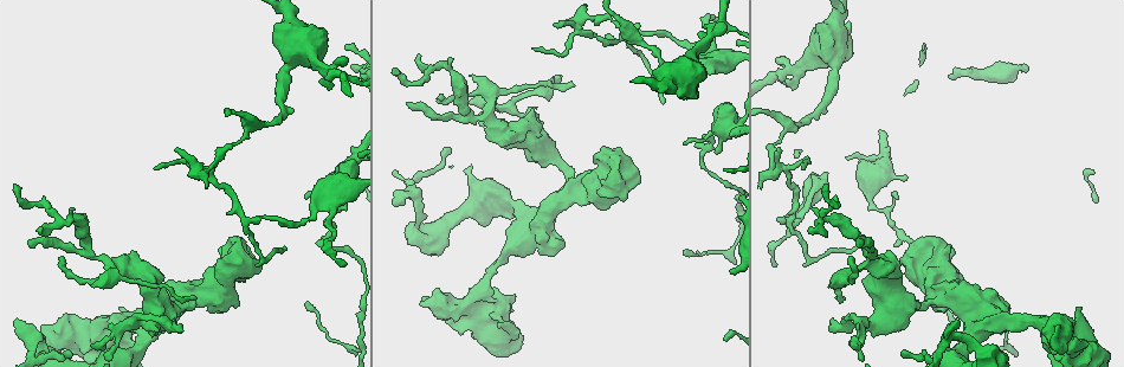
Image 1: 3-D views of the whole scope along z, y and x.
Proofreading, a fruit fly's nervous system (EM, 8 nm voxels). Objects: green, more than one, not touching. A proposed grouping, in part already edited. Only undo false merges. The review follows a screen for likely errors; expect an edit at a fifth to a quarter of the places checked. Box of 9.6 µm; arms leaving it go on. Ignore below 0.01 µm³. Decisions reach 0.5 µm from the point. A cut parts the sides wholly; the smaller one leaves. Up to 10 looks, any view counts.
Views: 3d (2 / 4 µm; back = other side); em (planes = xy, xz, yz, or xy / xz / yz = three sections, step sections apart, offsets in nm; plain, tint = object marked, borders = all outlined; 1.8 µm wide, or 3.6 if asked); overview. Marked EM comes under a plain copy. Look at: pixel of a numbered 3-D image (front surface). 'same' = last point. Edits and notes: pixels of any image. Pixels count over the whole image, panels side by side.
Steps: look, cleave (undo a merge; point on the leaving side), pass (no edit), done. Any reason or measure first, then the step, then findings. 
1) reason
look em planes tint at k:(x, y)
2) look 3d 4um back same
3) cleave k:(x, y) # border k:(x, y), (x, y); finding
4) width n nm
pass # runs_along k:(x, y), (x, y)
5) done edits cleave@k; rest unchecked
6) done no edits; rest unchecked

look 3d 2um at 1:(345, 75)

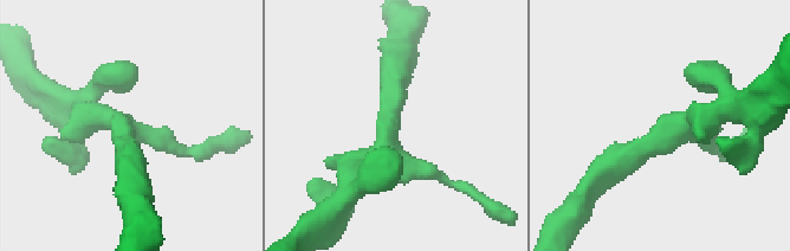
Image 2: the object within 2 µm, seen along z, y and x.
shape alone is not enough
look em planes tint at 2:(126, 128)

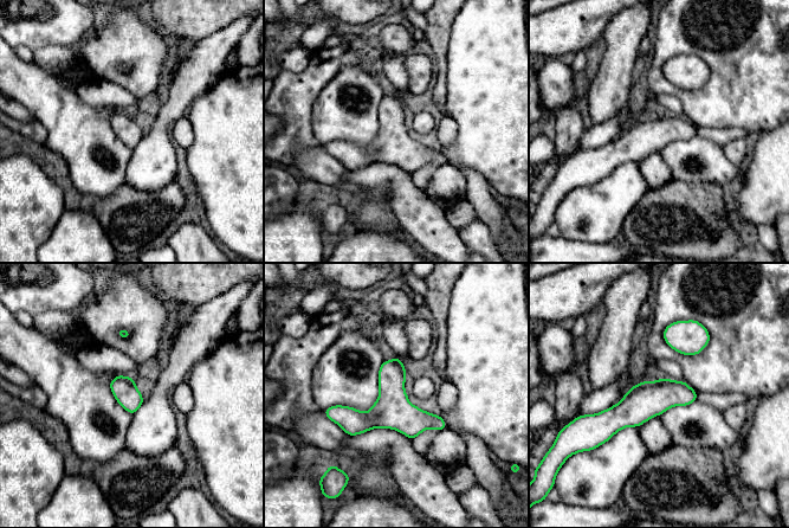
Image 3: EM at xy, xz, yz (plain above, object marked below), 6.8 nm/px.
pass # continuous, no second neuron

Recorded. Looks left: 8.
look em yz step 4 tint at 1:(508, 108)

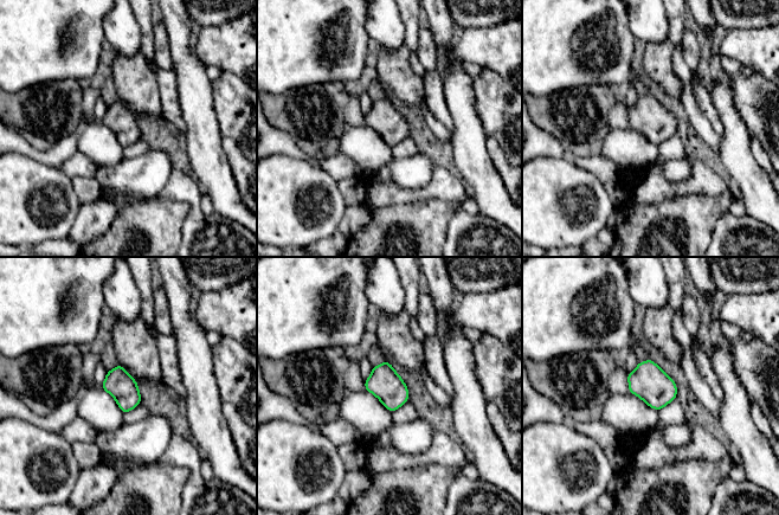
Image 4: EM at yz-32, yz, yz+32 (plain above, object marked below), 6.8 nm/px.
cut it another way
look em xy step 4 tint same

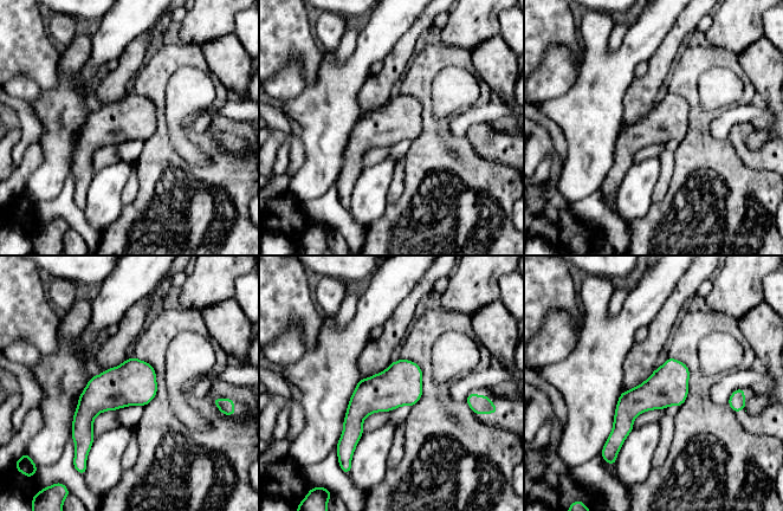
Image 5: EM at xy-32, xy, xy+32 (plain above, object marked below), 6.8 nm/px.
width 280 nm
pass # runs_along 5:(681, 366), (623, 419), (615, 445); continuous, no second neuron

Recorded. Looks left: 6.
look em planes borders at 1:(198, 172)

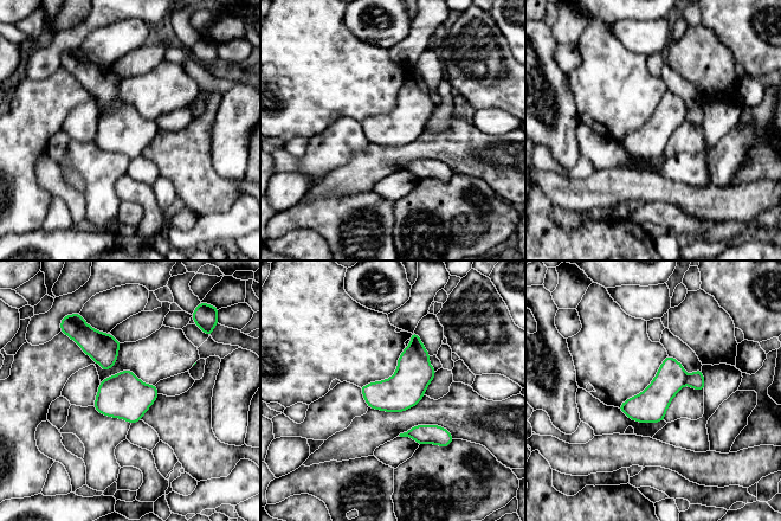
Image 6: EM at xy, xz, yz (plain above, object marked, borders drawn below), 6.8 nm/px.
width 220 nm
cleave 6:(696, 380) # border 6:(688, 375), (684, 384); two neurons meet here

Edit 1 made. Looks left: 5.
thin neck
look em planes tint at 1:(191, 303)

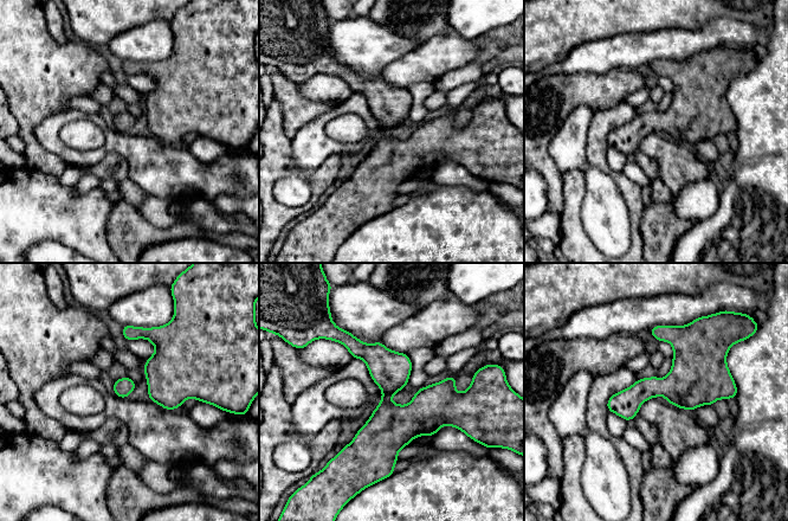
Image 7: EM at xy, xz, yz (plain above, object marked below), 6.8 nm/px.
width 120 nm
pass # runs_along 7:(347, 341), (387, 375), (396, 411), (463, 401); all the same neuron

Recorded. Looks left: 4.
done edits cleave@6; rest unchecked

